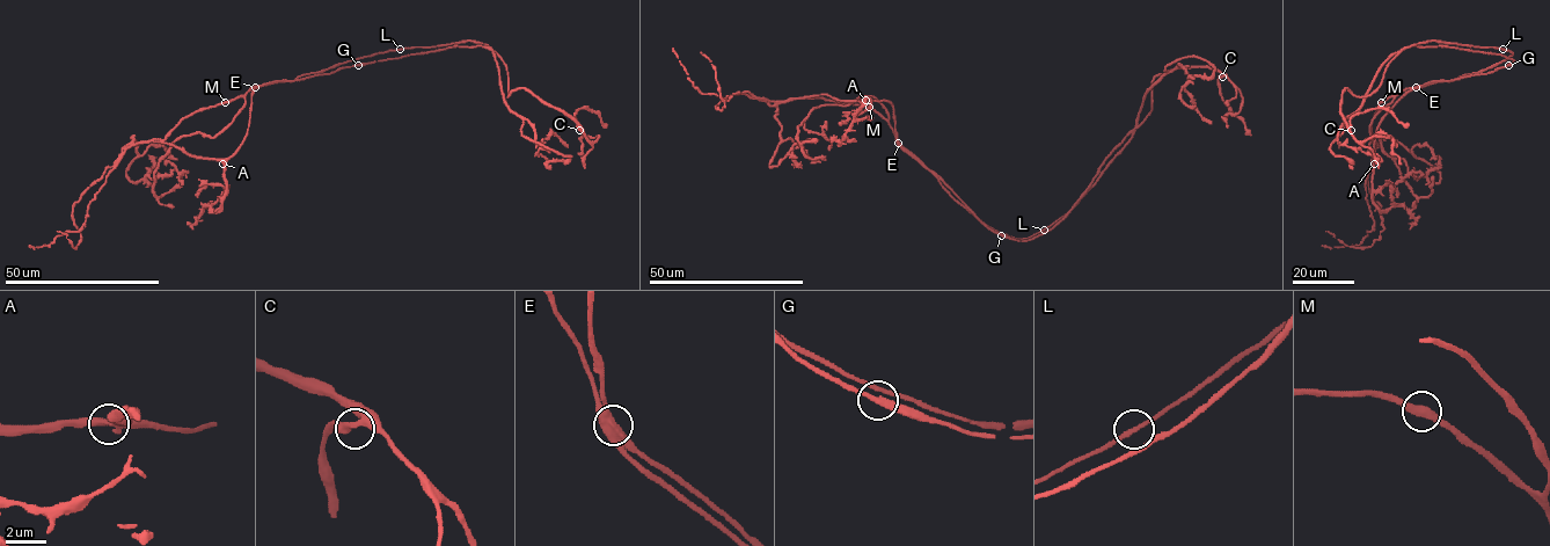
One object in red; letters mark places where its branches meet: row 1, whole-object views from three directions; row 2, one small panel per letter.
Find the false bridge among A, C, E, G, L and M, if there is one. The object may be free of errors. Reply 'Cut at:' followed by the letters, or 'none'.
Cut at: E

